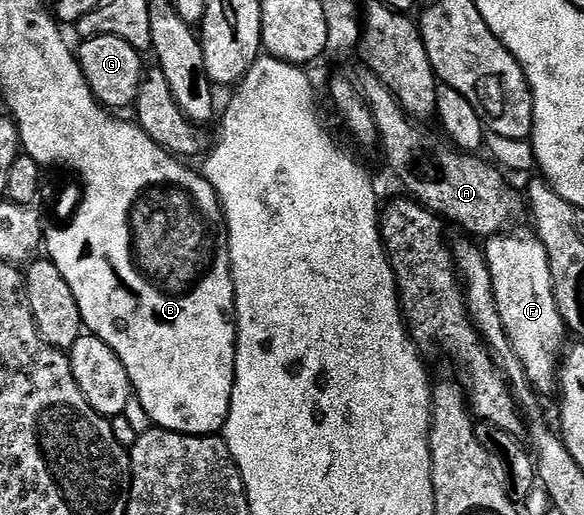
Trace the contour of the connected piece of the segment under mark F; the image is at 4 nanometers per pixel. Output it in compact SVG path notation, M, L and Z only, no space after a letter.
M502 232L488 239L483 246L485 259L491 268L491 284L495 288L499 320L503 320L511 348L515 348L515 356L519 356L533 389L538 395L546 396L552 390L554 393L559 386L567 327L555 300L547 248L535 236L524 238L521 234L513 233Z

